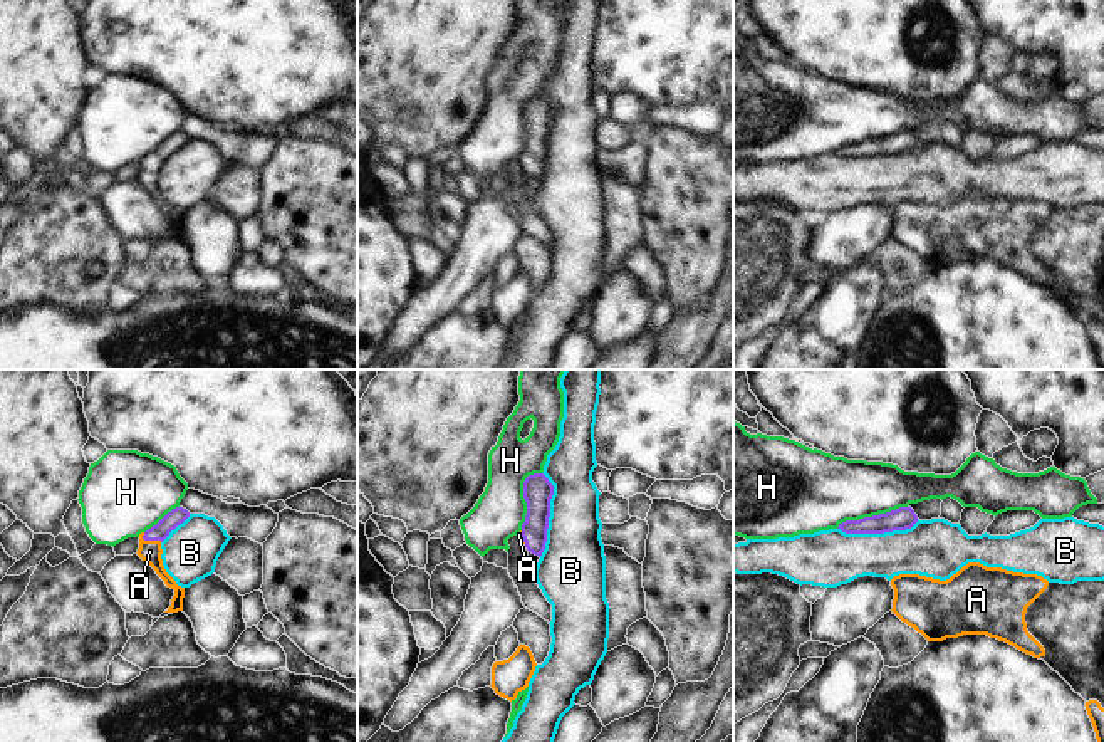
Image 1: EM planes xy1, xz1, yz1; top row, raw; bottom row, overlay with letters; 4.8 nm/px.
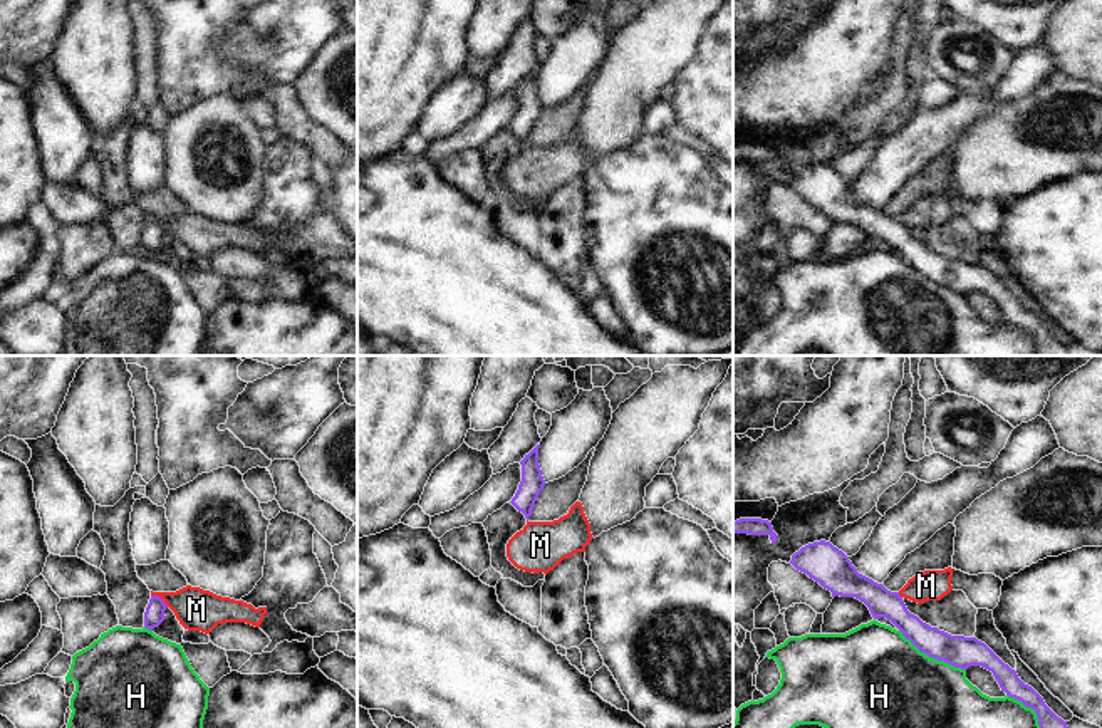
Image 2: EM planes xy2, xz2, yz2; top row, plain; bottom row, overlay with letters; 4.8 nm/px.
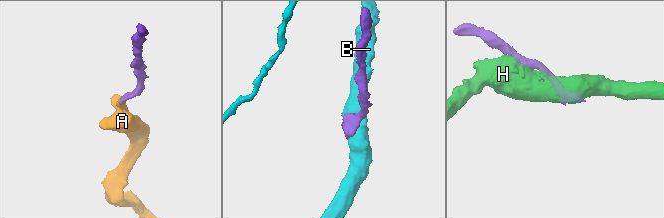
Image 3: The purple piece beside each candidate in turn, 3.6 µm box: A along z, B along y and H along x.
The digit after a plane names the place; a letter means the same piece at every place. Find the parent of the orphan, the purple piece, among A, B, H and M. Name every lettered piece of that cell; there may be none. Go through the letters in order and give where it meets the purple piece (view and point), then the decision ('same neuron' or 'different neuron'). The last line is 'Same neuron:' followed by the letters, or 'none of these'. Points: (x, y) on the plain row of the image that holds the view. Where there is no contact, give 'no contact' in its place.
A: meets purple in xy1 at (151, 163); same neuron
B: meets purple in xz1 at (549, 138); different neuron
H: meets purple in yz1 at (873, 140); different neuron
M: meets purple in xy2 at (160, 222); different neuron
Same neuron: A

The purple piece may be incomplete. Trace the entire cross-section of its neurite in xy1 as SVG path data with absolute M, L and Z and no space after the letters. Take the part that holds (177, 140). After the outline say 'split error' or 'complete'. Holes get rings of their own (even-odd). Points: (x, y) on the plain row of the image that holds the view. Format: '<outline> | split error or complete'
M176 131L168 136L156 149L139 158L139 173L136 178L156 195L168 212L174 215L171 230L164 237L183 235L185 212L178 210L176 205L166 196L161 183L161 166L188 141L190 136L186 133Z | split error

